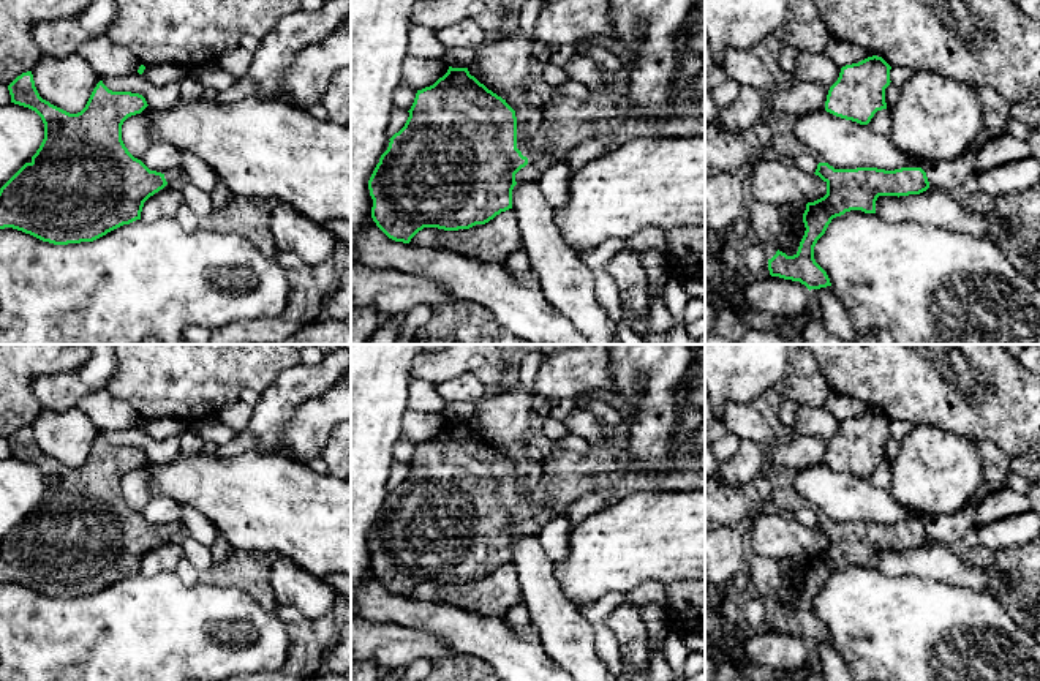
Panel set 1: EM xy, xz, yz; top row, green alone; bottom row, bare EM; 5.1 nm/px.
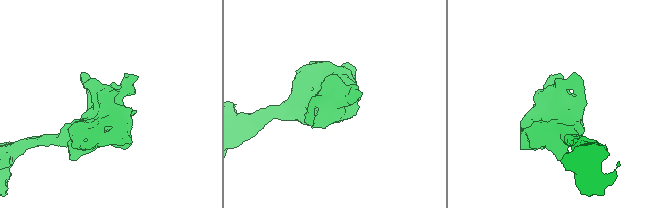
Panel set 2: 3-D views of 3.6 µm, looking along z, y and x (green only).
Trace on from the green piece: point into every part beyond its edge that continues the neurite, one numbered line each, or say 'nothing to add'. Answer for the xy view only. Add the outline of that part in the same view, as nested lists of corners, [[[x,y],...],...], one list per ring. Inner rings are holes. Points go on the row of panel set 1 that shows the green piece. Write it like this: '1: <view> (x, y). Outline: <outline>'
1: xy (177, 176). Outline: [[[177,167],[177,169],[166,172],[164,179],[168,183],[180,185],[180,183],[187,182],[187,174],[185,174],[183,167]]]

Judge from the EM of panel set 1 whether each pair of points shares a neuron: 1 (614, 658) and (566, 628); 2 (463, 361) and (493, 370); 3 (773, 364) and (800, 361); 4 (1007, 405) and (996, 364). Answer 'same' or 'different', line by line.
1: different
2: same
3: different
4: same

